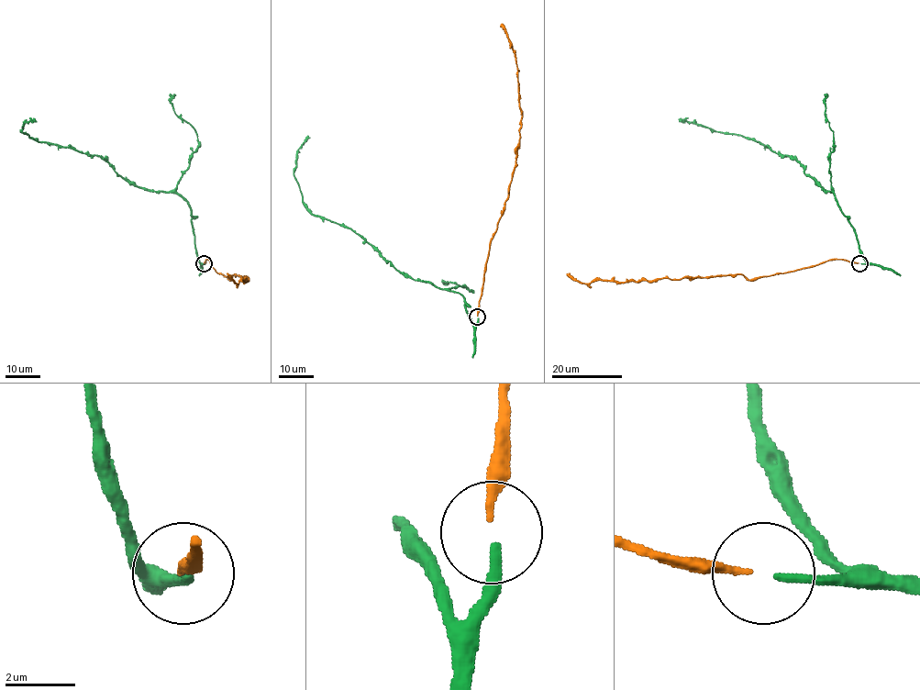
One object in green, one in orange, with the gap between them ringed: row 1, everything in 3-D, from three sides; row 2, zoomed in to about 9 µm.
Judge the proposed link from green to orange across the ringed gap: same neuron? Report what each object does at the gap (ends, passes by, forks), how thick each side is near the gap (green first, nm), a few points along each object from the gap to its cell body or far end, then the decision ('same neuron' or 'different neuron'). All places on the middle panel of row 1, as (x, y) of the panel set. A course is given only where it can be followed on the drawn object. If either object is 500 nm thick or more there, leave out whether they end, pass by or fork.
green ends | orange ends | 280/200 nm | green via (478, 318), (474, 325), (464, 298), (403, 275), (349, 228), (315, 217), (293, 174), (307, 135) | orange via (478, 316), (491, 240), (507, 198), (515, 164), (521, 117), (516, 57), (500, 24) | same neuron

